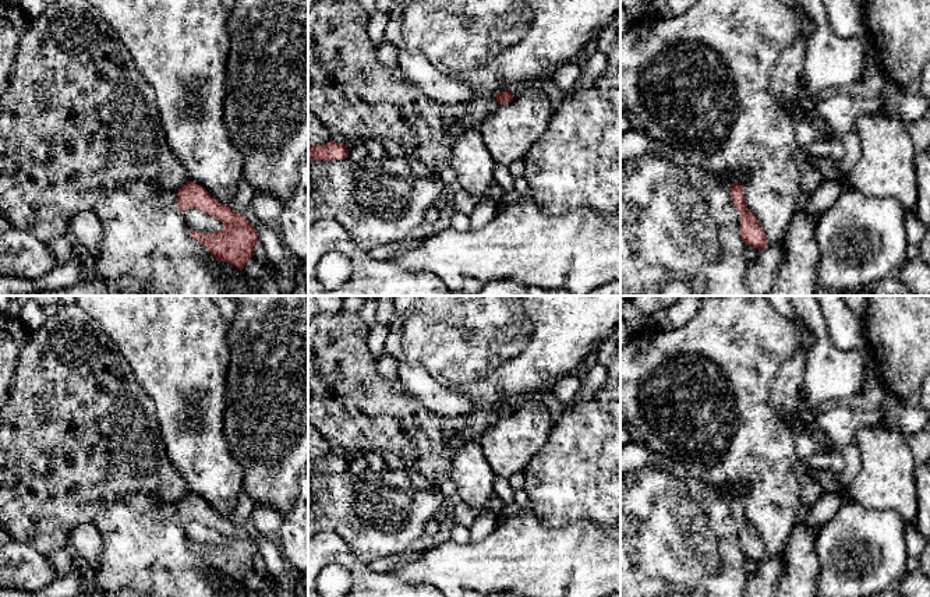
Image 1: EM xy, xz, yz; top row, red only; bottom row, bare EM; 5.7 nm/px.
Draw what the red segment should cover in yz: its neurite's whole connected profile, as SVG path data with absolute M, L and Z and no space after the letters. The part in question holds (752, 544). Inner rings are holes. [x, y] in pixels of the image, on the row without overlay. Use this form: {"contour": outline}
{"contour": "M731 497L731 509L735 520L740 526L740 550L746 558L754 559L759 564L768 558L765 545L754 526L747 520L743 506L743 498Z"}

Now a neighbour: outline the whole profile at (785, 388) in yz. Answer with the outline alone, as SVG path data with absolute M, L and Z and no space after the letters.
M799 317L796 322L802 329L803 346L782 364L770 391L772 410L789 428L793 427L792 420L799 413L798 395L805 384L809 354L816 345L814 333Z

